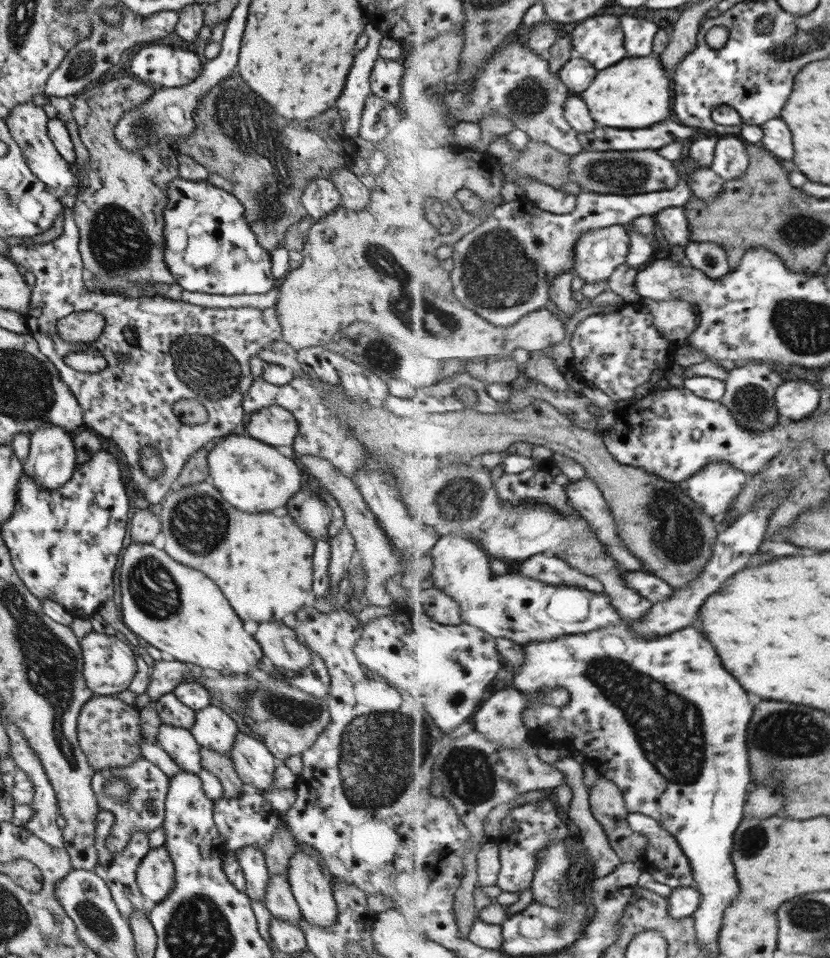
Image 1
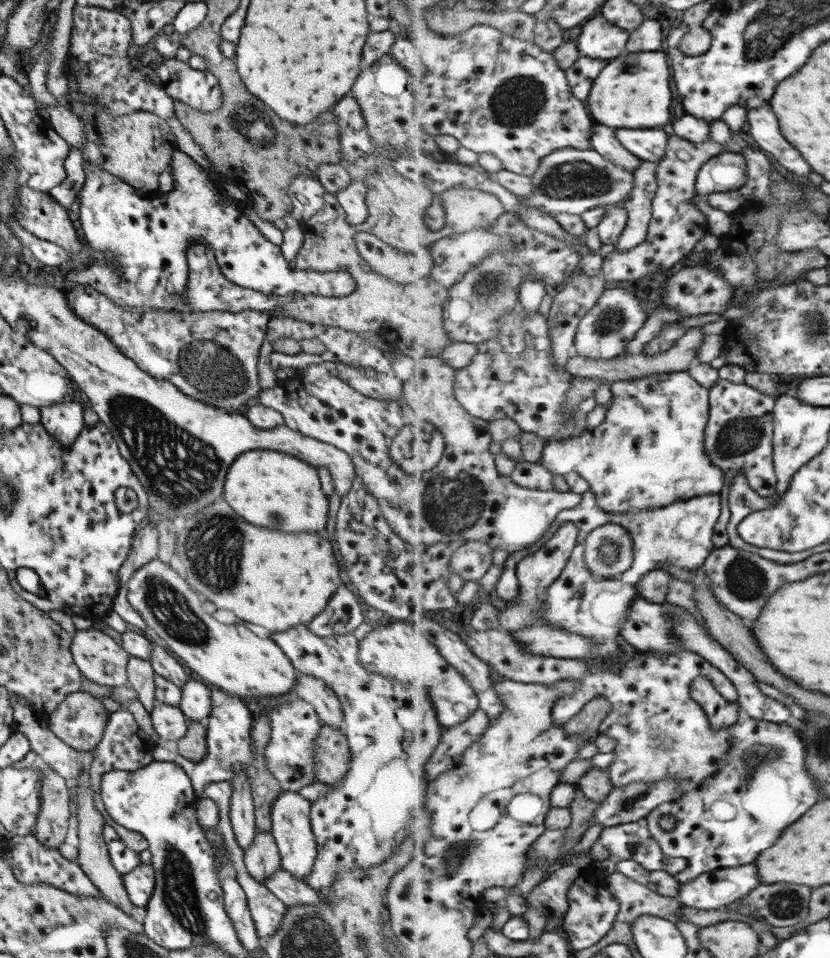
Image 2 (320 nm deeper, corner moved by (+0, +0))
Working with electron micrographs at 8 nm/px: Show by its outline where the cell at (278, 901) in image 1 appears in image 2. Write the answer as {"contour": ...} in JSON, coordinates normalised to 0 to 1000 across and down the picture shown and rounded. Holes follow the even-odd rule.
{"contour":[[[324,867],[307,870],[302,881],[290,888],[290,900],[296,909],[317,923],[325,912],[336,908],[337,894]]]}

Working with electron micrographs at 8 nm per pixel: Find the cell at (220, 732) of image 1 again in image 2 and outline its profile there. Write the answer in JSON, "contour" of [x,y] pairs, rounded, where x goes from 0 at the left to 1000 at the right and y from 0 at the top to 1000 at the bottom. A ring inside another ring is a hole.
{"contour":[[[225,706],[217,718],[214,738],[229,753],[246,754],[253,742],[249,715]]]}

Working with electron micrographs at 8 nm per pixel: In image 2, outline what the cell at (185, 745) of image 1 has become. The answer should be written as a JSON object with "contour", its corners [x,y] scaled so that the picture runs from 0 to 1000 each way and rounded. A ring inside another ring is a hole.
{"contour":[[[186,732],[178,747],[184,762],[194,772],[212,773],[218,770],[224,765],[225,757],[229,754],[214,737],[189,732]]]}

